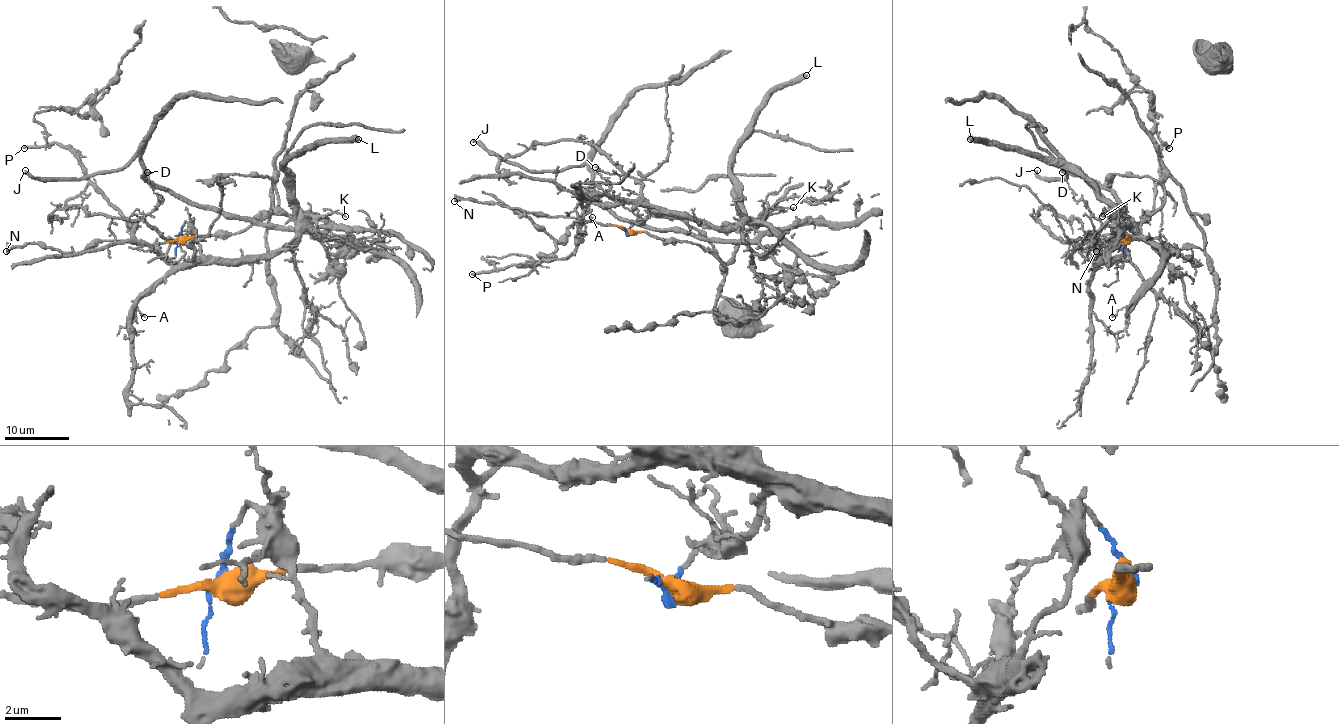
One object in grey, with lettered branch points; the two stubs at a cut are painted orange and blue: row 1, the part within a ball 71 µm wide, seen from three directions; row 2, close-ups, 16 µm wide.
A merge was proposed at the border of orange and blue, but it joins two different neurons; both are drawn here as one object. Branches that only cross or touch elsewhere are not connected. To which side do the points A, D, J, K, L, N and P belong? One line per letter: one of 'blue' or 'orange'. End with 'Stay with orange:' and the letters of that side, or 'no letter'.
A: blue
D: blue
J: blue
K: blue
L: blue
N: orange
P: blue
Stay with orange: N

